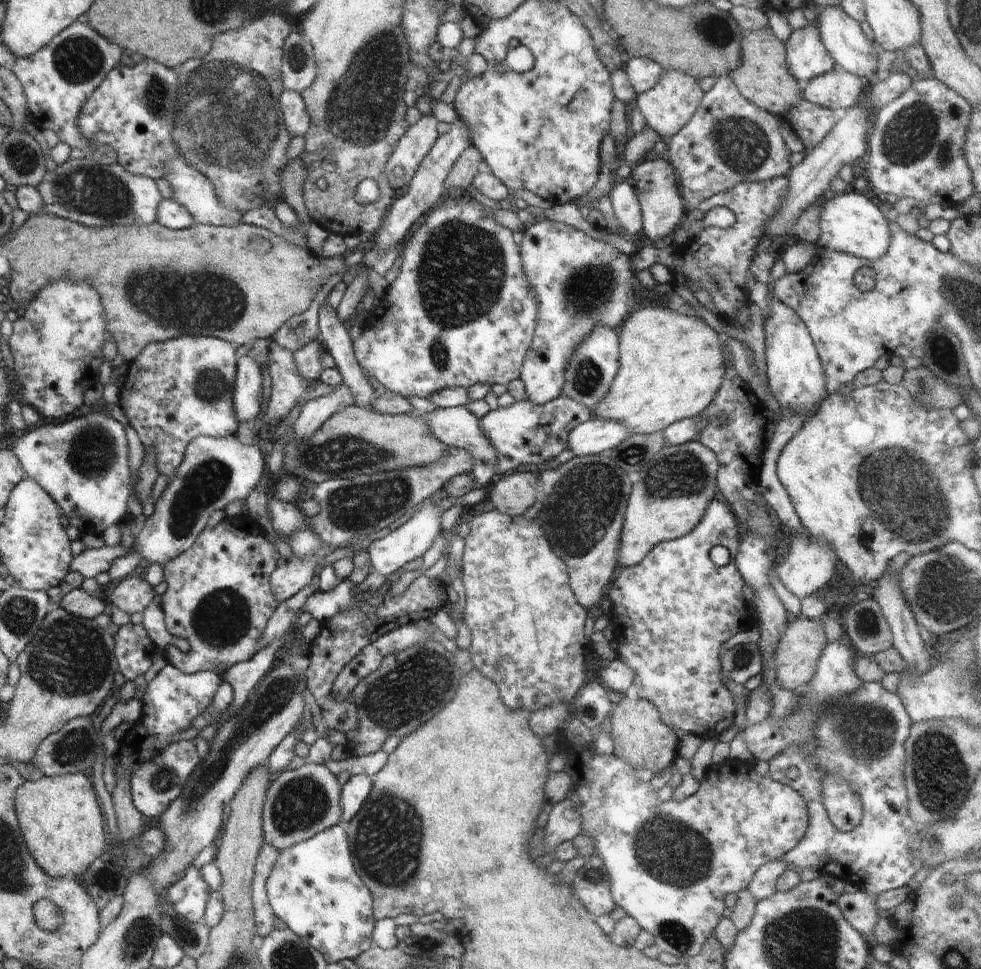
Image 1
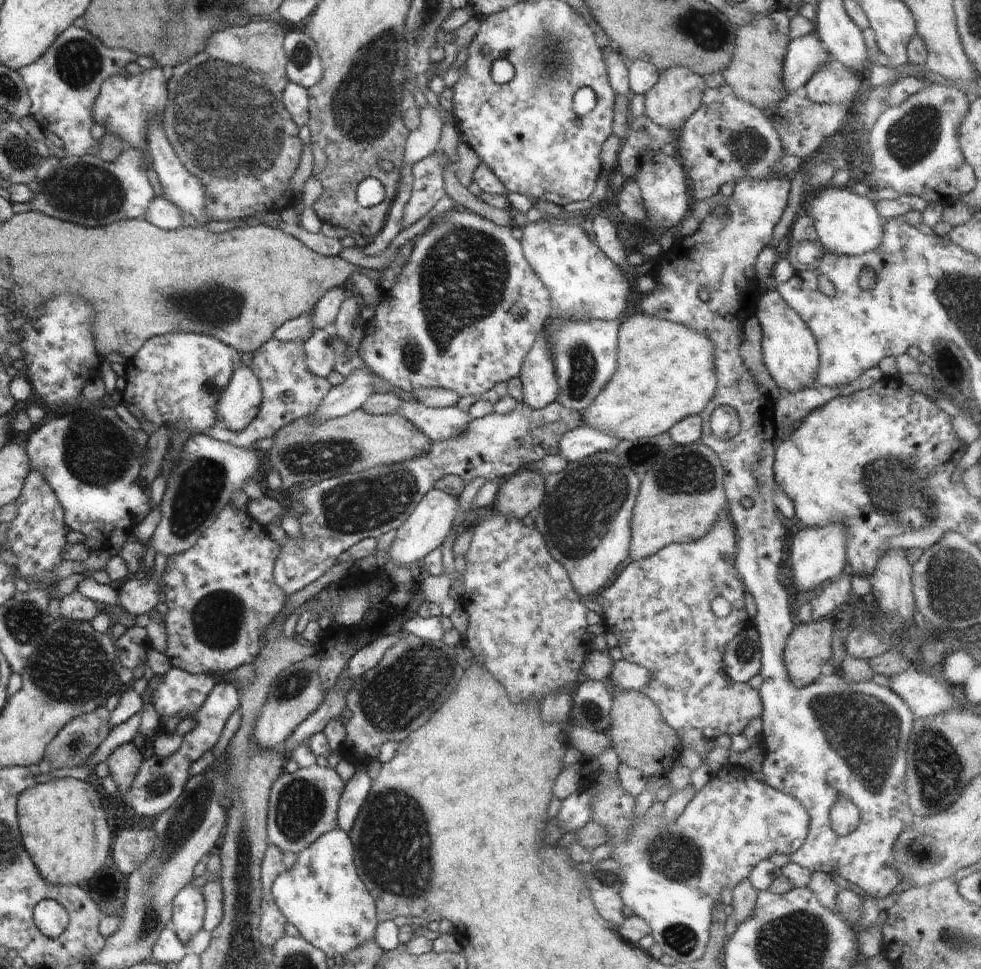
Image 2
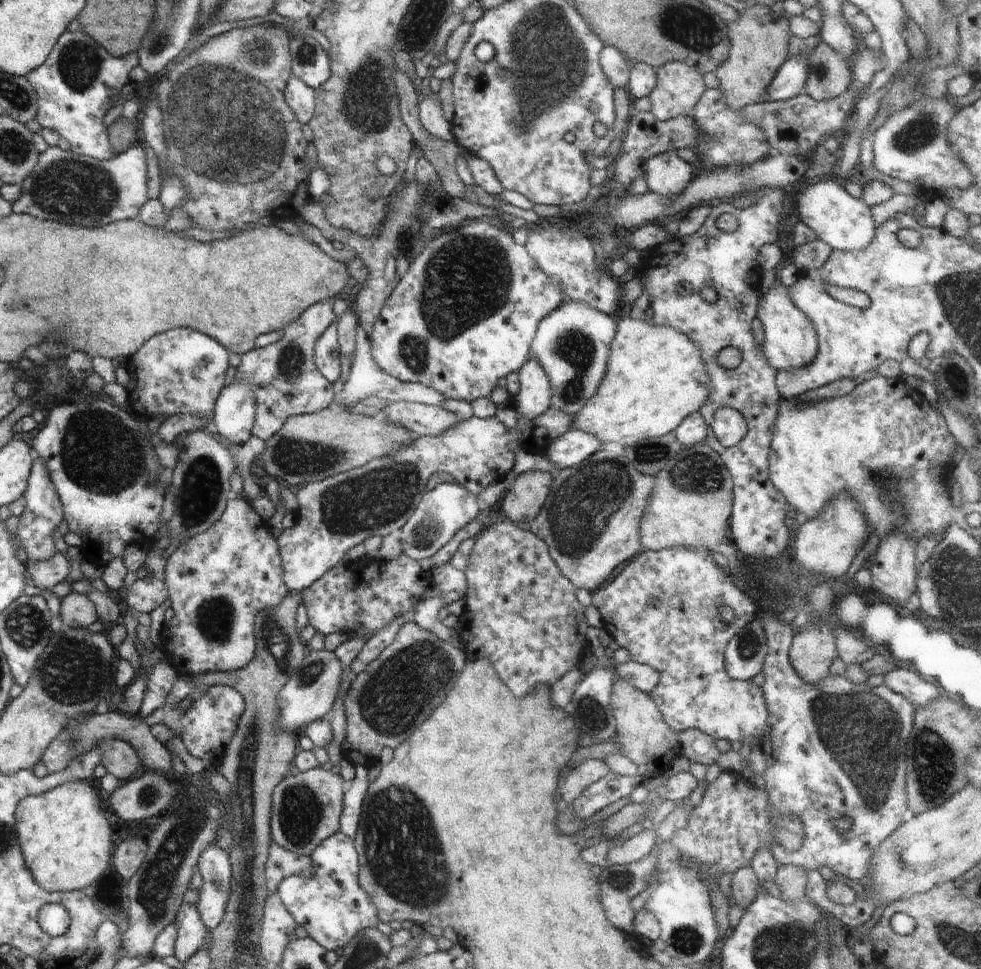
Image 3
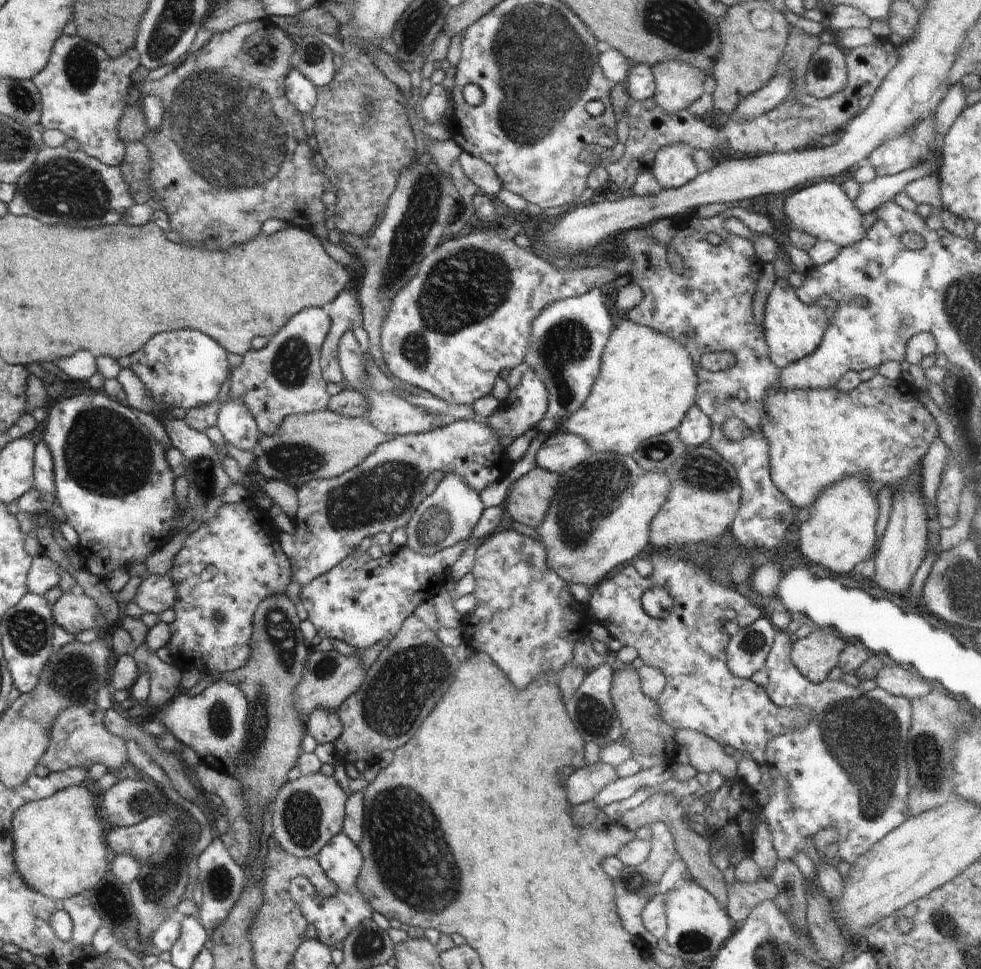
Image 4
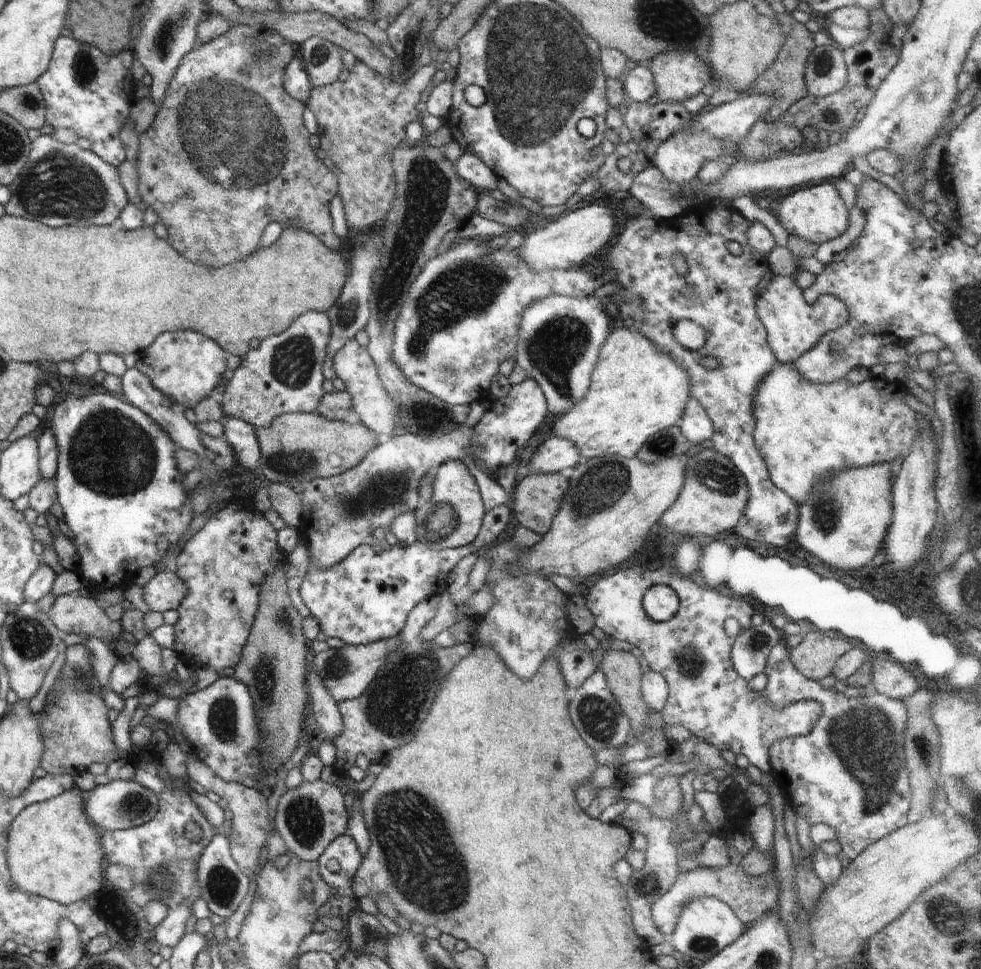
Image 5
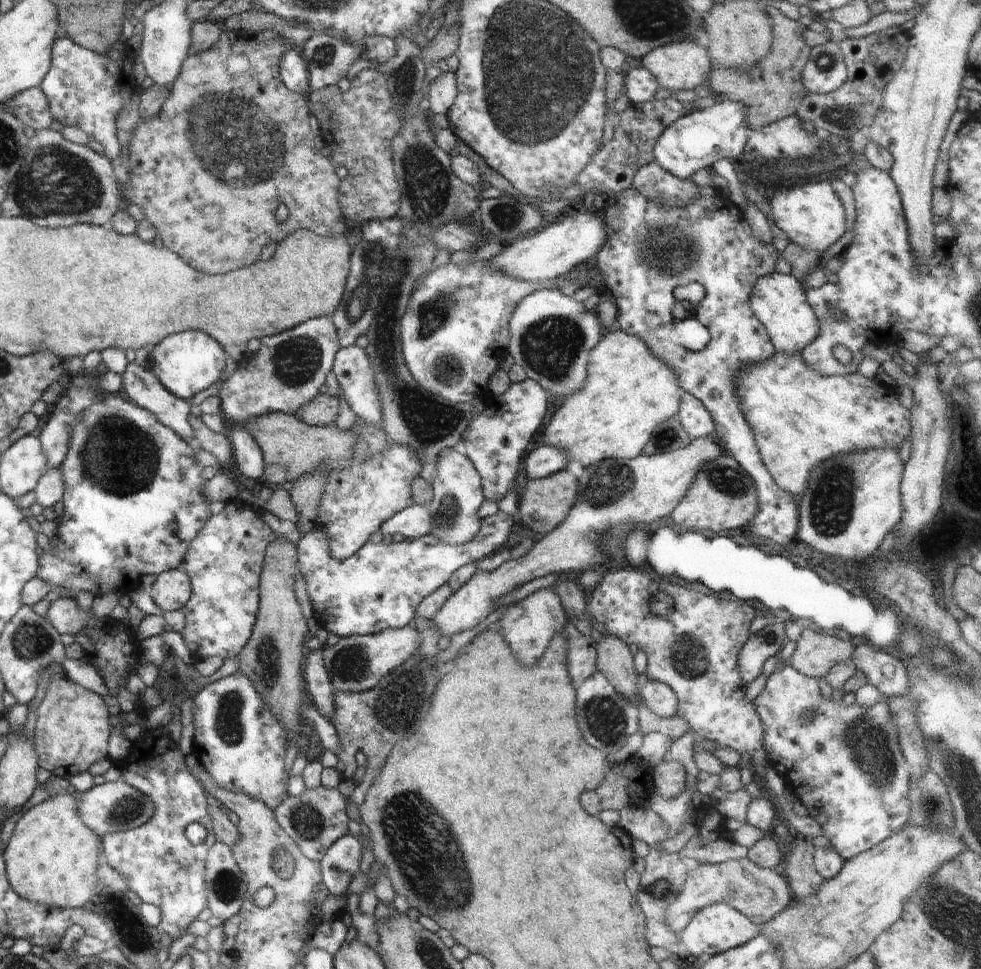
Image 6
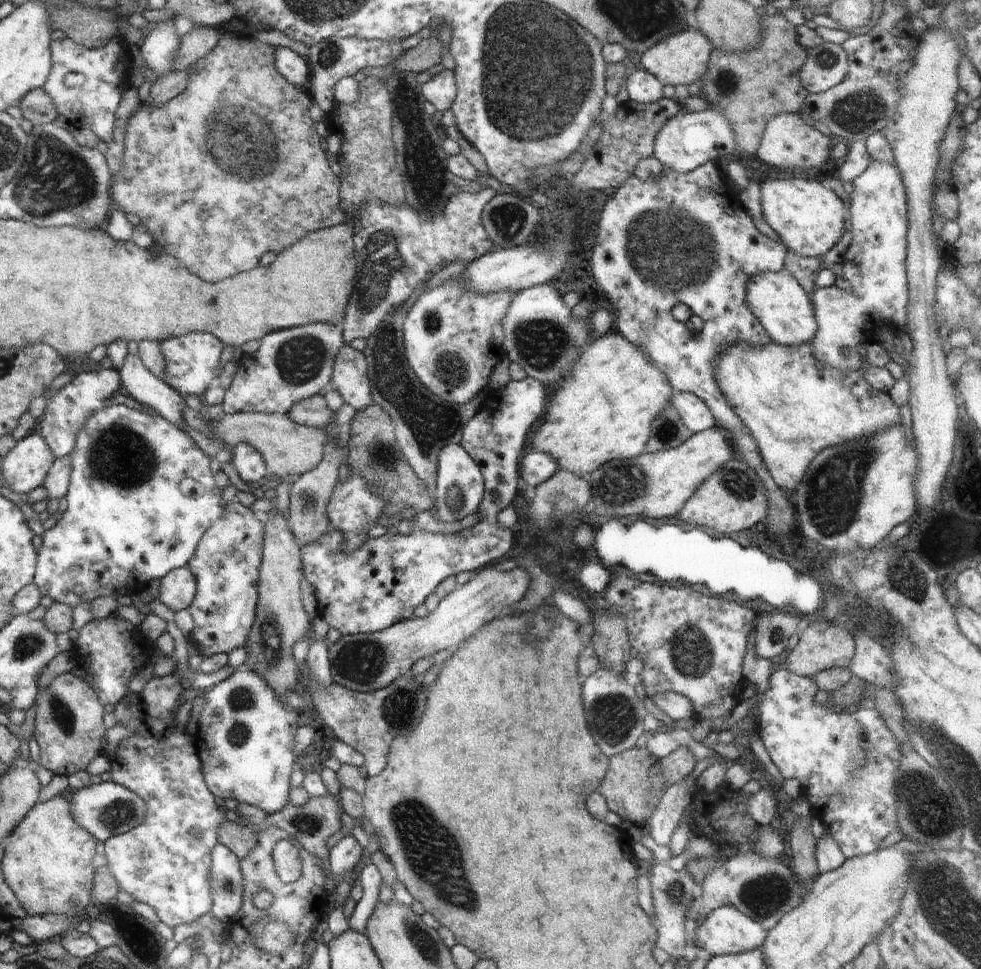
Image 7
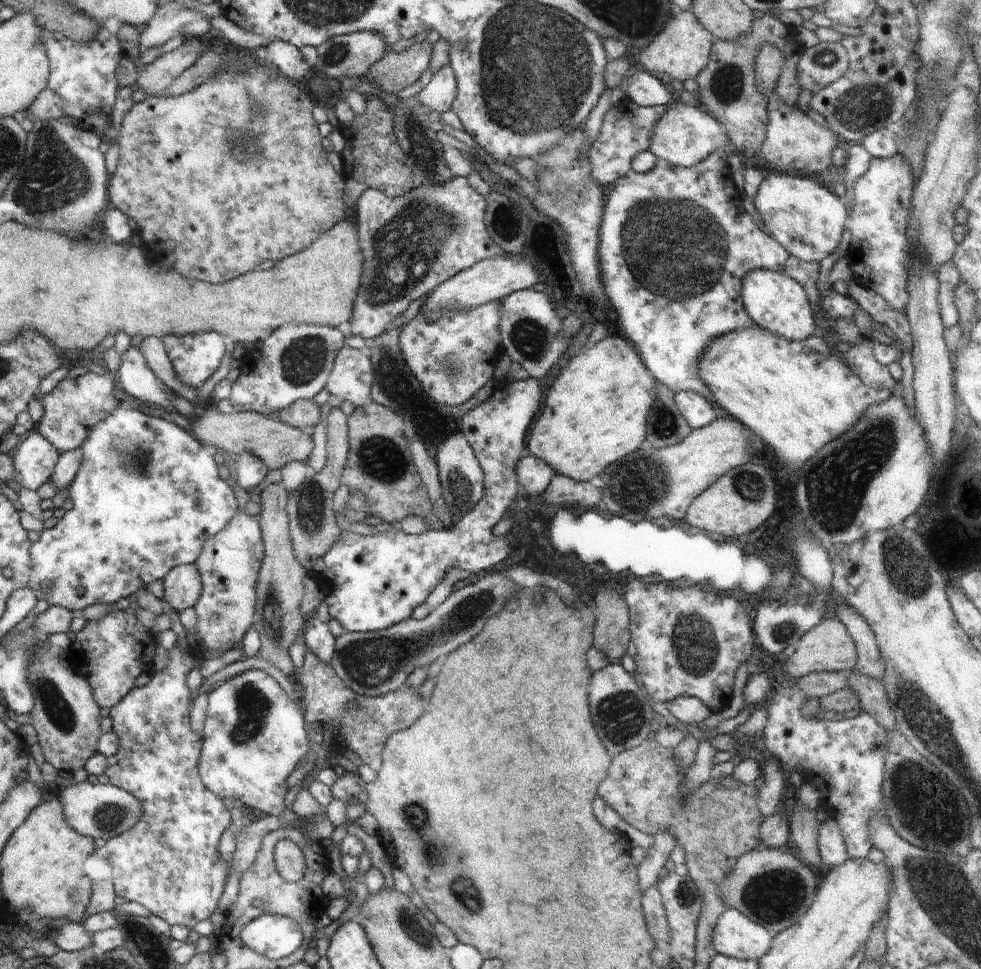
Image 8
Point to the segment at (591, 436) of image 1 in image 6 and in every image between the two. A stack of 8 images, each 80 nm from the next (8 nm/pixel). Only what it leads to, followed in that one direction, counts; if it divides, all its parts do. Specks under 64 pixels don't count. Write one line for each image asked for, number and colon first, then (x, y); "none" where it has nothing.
2: (583, 441)
3: (569, 449)
4: (562, 451)
5: (556, 455)
6: (543, 461)

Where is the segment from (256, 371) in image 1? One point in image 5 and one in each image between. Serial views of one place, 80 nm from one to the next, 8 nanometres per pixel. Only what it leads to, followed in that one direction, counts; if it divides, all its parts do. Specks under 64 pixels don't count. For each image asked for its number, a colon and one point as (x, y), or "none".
2: (237, 407)
3: (234, 416)
4: (238, 427)
5: (241, 436)

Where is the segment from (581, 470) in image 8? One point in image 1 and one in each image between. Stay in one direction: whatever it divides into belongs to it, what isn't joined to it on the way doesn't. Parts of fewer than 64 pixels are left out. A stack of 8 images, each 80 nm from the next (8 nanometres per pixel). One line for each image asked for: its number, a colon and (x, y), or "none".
1: (671, 366)
2: (665, 372)
3: (654, 378)
4: (647, 382)
5: (636, 390)
6: (628, 392)
7: (603, 410)

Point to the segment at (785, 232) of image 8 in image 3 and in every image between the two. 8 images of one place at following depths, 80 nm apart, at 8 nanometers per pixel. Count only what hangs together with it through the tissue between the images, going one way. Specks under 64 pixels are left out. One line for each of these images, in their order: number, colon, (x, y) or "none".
3: (842, 221)
4: (823, 210)
5: (817, 214)
6: (810, 214)
7: (810, 218)

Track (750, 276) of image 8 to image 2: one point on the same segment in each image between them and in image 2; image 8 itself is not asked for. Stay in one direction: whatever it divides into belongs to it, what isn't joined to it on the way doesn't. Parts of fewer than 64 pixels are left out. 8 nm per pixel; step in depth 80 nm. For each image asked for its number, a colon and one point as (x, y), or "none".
2: (790, 352)
3: (790, 339)
4: (793, 330)
5: (793, 326)
6: (778, 300)
7: (784, 309)

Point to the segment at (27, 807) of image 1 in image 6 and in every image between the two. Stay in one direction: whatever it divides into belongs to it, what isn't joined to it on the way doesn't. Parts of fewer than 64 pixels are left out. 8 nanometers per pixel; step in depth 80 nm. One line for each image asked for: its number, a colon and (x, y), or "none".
2: (65, 827)
3: (66, 837)
4: (61, 850)
5: (55, 853)
6: (52, 855)

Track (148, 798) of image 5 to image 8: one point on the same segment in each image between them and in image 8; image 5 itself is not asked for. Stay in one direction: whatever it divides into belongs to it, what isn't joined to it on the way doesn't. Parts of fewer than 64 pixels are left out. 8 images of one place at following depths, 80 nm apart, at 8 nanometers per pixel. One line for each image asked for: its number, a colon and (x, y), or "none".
6: (114, 806)
7: (106, 809)
8: (102, 811)

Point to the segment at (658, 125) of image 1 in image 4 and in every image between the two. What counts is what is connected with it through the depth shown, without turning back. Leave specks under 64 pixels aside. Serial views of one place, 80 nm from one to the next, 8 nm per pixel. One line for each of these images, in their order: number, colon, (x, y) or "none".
2: (676, 96)
3: (679, 86)
4: (677, 84)

